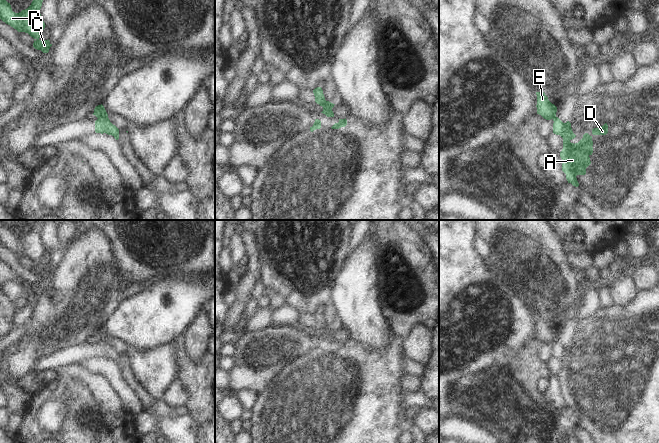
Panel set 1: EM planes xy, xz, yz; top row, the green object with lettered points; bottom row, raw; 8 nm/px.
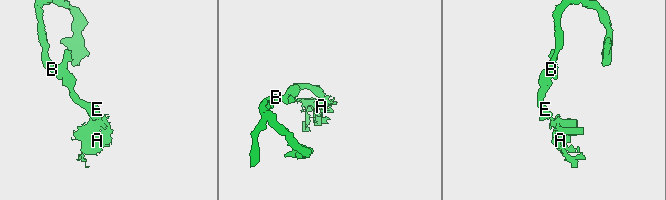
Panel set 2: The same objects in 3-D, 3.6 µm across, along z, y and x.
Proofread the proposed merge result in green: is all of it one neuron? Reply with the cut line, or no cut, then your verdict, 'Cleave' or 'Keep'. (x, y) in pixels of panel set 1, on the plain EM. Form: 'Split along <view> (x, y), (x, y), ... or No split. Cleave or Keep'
Split along xy (107, 340), (98, 342). Cleave.

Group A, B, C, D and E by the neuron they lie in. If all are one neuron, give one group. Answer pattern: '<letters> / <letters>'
A D / B C E

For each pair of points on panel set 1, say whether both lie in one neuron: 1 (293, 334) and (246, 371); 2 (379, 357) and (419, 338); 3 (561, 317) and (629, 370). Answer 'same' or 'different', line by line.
1: same
2: different
3: different

